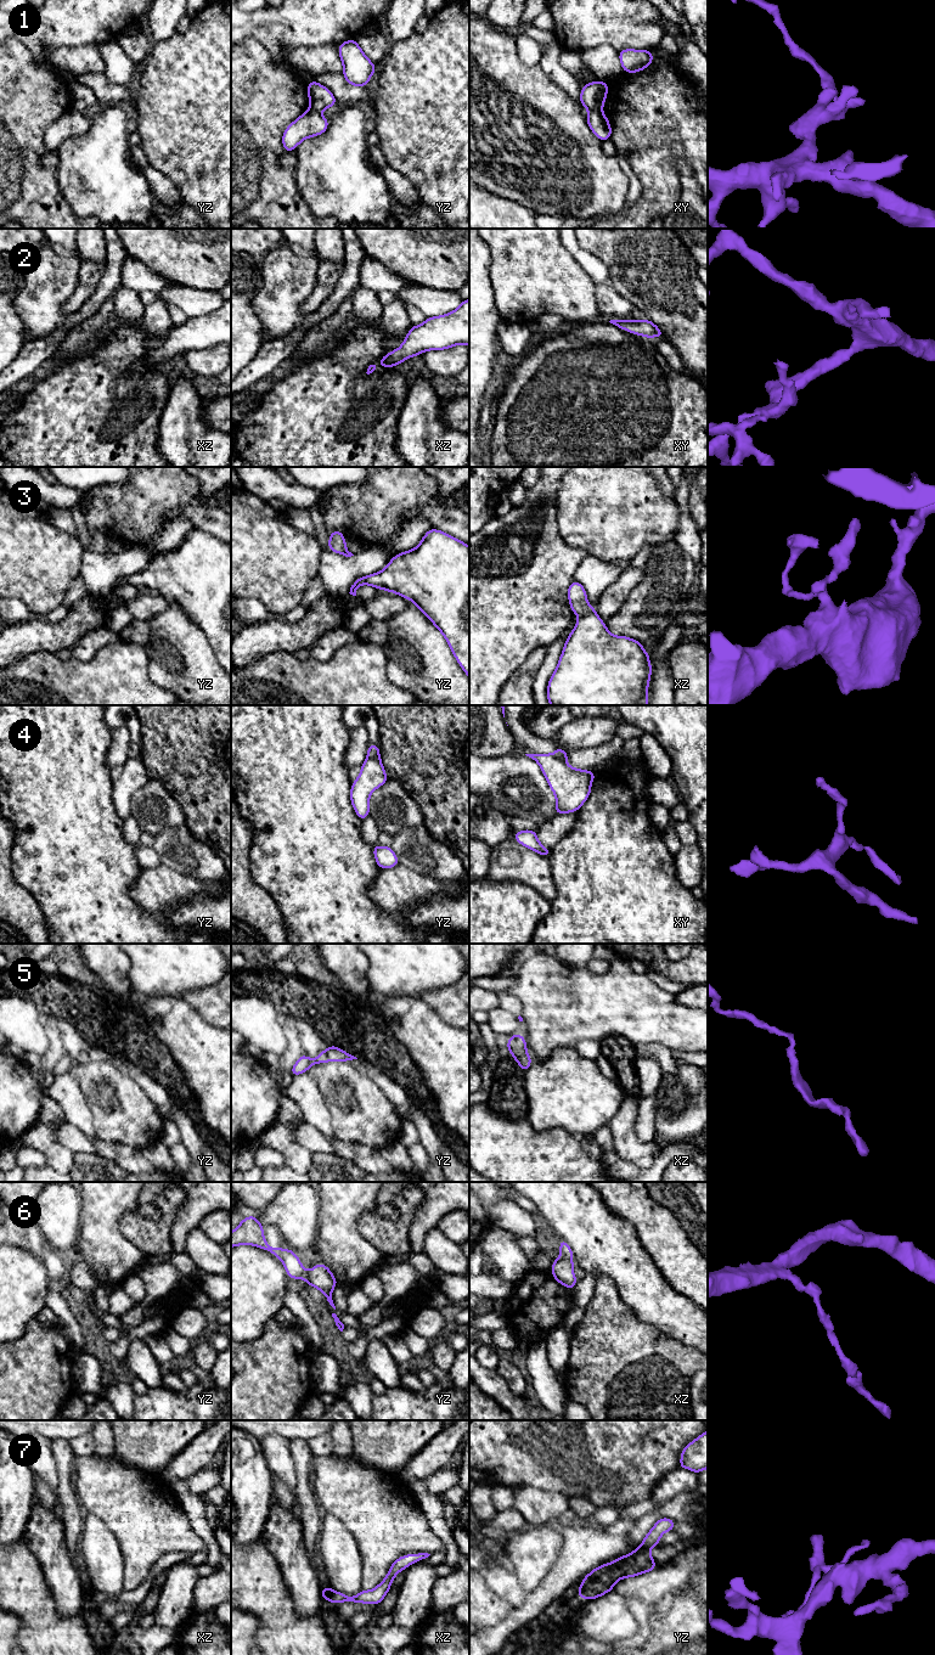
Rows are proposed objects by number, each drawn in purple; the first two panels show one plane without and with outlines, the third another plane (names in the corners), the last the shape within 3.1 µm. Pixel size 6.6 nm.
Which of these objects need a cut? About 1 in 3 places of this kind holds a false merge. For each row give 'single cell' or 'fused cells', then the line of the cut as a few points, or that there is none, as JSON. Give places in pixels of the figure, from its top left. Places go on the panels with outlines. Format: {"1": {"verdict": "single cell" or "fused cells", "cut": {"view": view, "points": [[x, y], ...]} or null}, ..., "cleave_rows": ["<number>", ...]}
{"1": {"verdict": "fused cells", "cut": {"view": "xy", "points": [[590, 108], [601, 110]]}}, "2": {"verdict": "single cell", "cut": null}, "3": {"verdict": "single cell", "cut": null}, "4": {"verdict": "fused cells", "cut": {"view": "yz", "points": [[367, 756], [378, 758]]}}, "5": {"verdict": "single cell", "cut": null}, "6": {"verdict": "single cell", "cut": null}, "7": {"verdict": "fused cells", "cut": {"view": "xz", "points": [[333, 1591], [328, 1599]]}}, "cleave_rows": ["1", "4", "7"]}

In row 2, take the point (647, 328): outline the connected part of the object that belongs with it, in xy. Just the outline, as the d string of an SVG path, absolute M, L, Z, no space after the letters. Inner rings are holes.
M610 320L610 323L618 326L620 330L627 330L632 334L640 334L646 338L658 337L663 338L664 333L652 321L640 320Z

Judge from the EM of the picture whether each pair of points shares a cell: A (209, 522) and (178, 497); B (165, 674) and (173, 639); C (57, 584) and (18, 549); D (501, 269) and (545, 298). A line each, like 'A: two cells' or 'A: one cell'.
A: two cells
B: one cell
C: one cell
D: one cell

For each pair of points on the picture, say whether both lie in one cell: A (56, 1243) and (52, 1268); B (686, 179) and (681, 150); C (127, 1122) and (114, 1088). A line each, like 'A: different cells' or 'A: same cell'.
A: different cells
B: different cells
C: same cell

